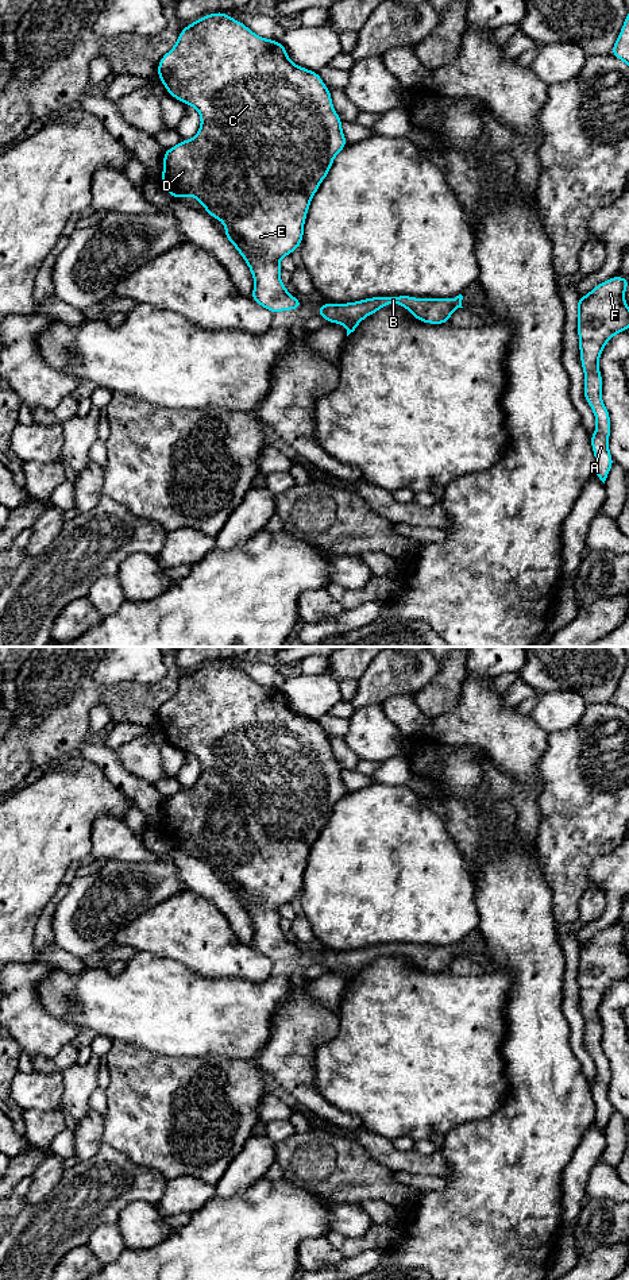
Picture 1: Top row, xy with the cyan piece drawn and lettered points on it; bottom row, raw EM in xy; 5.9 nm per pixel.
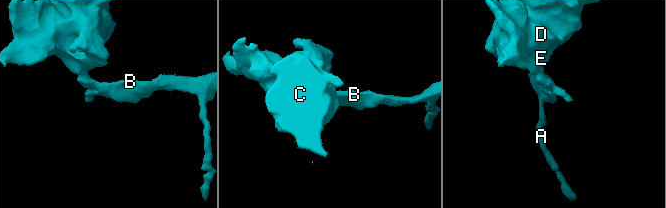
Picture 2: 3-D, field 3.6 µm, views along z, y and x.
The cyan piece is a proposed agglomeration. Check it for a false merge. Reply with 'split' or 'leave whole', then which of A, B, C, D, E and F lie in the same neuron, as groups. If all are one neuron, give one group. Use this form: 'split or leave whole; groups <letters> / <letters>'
leave whole; groups A B C D E F

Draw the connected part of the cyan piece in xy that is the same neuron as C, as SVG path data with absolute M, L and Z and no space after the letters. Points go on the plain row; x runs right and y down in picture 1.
M227 660L209 662L194 671L185 674L177 687L175 694L161 706L157 722L170 744L186 753L192 753L201 764L201 775L193 787L181 789L177 794L165 798L163 821L159 830L167 837L173 847L181 848L184 844L189 843L198 848L213 867L224 871L227 878L223 880L224 884L236 895L254 925L255 933L254 940L250 944L251 948L273 961L301 957L304 952L298 946L289 942L279 926L279 921L282 918L279 914L279 907L290 903L297 895L301 894L304 884L304 870L306 867L309 852L317 840L320 830L328 824L333 806L348 791L341 779L341 767L333 757L331 739L325 735L317 720L310 720L306 716L294 713L279 689L258 685L247 674L229 666Z

